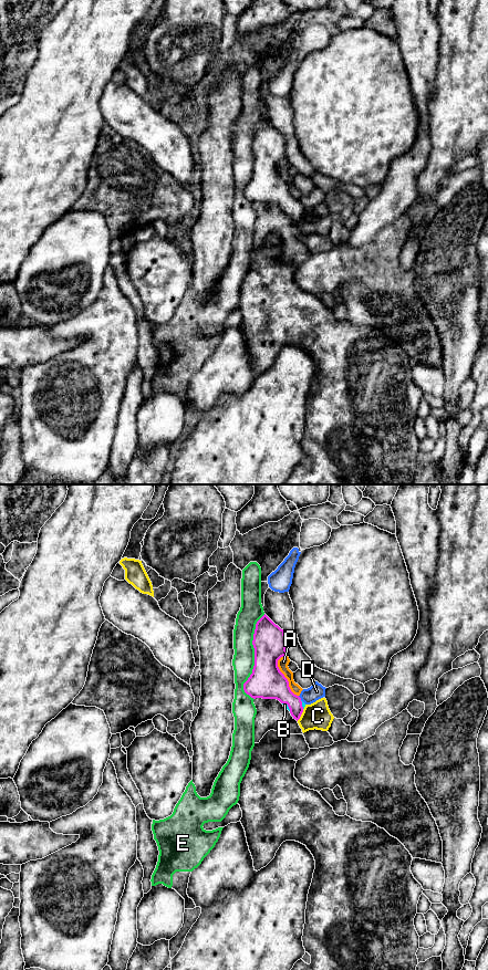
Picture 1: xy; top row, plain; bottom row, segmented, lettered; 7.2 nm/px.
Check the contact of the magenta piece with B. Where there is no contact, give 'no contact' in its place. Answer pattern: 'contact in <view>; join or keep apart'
contact in xy; join

